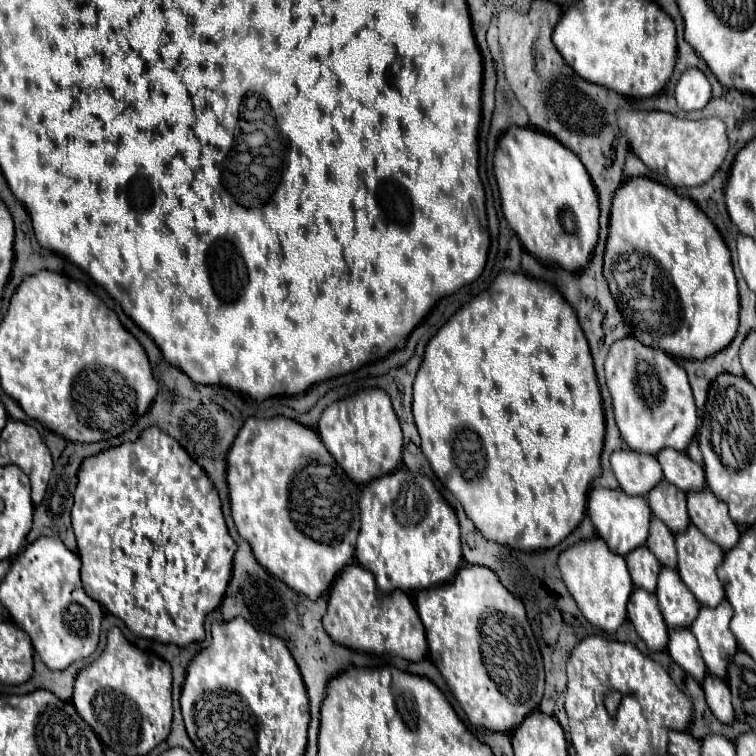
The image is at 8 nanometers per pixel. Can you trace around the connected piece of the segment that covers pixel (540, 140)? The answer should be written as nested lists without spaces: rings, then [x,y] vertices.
[[[511,126],[507,134],[499,140],[495,150],[495,178],[501,192],[503,214],[509,226],[517,232],[523,248],[535,256],[539,262],[557,264],[567,272],[581,272],[591,262],[591,252],[599,240],[599,200],[587,170],[579,156],[569,148],[559,144],[553,136],[539,132],[535,128]]]

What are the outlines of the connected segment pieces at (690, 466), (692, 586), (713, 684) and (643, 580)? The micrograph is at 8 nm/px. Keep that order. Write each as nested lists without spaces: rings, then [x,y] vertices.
[[[663,448],[657,454],[659,464],[663,466],[665,480],[675,484],[681,492],[699,492],[705,488],[705,472],[699,464],[695,464],[685,452],[677,452],[673,448]]]
[[[693,524],[685,532],[675,536],[675,544],[679,554],[679,576],[685,582],[685,586],[703,606],[717,606],[725,598],[725,582],[719,582],[717,576],[717,566],[723,562],[725,556],[723,550],[715,542],[707,540],[707,536],[703,536],[699,528],[695,528]]]
[[[707,674],[705,680],[701,682],[701,686],[705,690],[705,698],[707,698],[707,704],[713,712],[713,716],[721,724],[731,724],[735,720],[735,712],[731,706],[731,694],[727,688],[727,682],[713,674]]]
[[[639,546],[633,552],[629,552],[625,556],[625,560],[627,560],[627,568],[629,568],[629,574],[633,578],[635,588],[655,592],[661,564],[659,564],[659,560],[655,560],[653,552],[649,552],[647,546]]]

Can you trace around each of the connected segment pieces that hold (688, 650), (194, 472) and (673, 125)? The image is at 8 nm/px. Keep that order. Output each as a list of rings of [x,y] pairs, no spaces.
[[[677,628],[669,632],[669,646],[667,646],[671,658],[689,674],[693,676],[697,682],[703,680],[703,676],[707,674],[707,668],[703,664],[697,640],[693,636],[691,630],[687,628]]]
[[[153,426],[153,428],[147,428],[135,442],[125,442],[117,448],[109,448],[109,450],[99,452],[97,456],[87,458],[83,462],[77,478],[79,478],[79,482],[75,488],[75,504],[71,510],[71,522],[73,522],[73,530],[75,530],[75,538],[77,538],[77,554],[83,562],[81,580],[83,580],[85,592],[93,600],[97,600],[103,610],[121,618],[125,622],[125,626],[141,638],[151,638],[161,644],[177,644],[181,648],[189,646],[191,642],[201,642],[205,638],[203,620],[223,600],[225,588],[231,580],[233,554],[237,550],[237,544],[231,538],[225,518],[223,518],[223,512],[221,512],[221,500],[219,500],[217,488],[215,488],[215,484],[211,484],[211,480],[203,472],[203,468],[199,468],[199,464],[187,456],[187,452],[179,446],[177,440],[173,440],[171,436],[163,434],[159,428]]]
[[[619,110],[617,124],[623,136],[629,140],[631,150],[649,166],[653,172],[665,174],[675,186],[699,186],[705,184],[727,154],[727,132],[719,118],[683,120],[669,112],[641,112],[641,110]]]

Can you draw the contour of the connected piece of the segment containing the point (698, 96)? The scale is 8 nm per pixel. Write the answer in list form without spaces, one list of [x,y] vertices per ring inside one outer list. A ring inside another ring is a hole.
[[[689,68],[687,72],[683,72],[675,88],[675,100],[679,108],[687,112],[705,108],[705,104],[711,100],[711,84],[707,76],[697,68]]]

